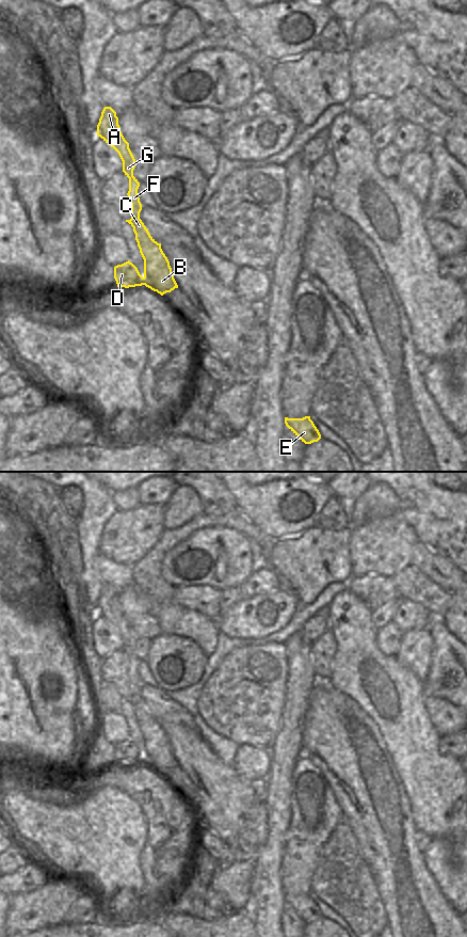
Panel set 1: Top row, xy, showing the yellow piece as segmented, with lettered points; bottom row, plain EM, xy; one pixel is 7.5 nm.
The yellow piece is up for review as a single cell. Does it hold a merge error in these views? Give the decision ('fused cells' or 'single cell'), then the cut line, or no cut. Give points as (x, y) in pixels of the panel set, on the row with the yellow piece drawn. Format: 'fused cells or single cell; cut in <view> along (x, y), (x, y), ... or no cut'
fused cells; cut in xy along (143, 278), (145, 284)

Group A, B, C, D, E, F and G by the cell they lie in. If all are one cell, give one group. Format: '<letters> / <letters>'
A B C E F G / D

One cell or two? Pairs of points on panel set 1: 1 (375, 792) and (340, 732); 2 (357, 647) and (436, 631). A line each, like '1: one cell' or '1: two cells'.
1: one cell
2: two cells

